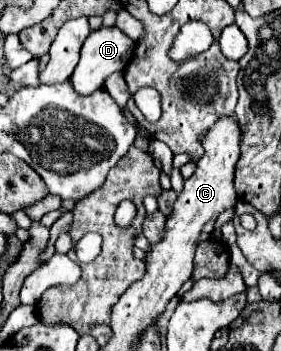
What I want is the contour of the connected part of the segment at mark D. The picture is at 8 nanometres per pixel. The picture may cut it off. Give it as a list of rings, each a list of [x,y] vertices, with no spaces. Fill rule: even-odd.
[[[102,27],[98,31],[94,31],[90,35],[90,39],[84,41],[80,63],[76,65],[76,69],[70,77],[70,83],[72,83],[74,91],[78,91],[78,95],[92,95],[96,89],[100,89],[104,85],[104,81],[110,73],[122,71],[128,65],[128,61],[132,57],[132,51],[134,51],[134,41],[130,37],[126,37],[120,29]]]

